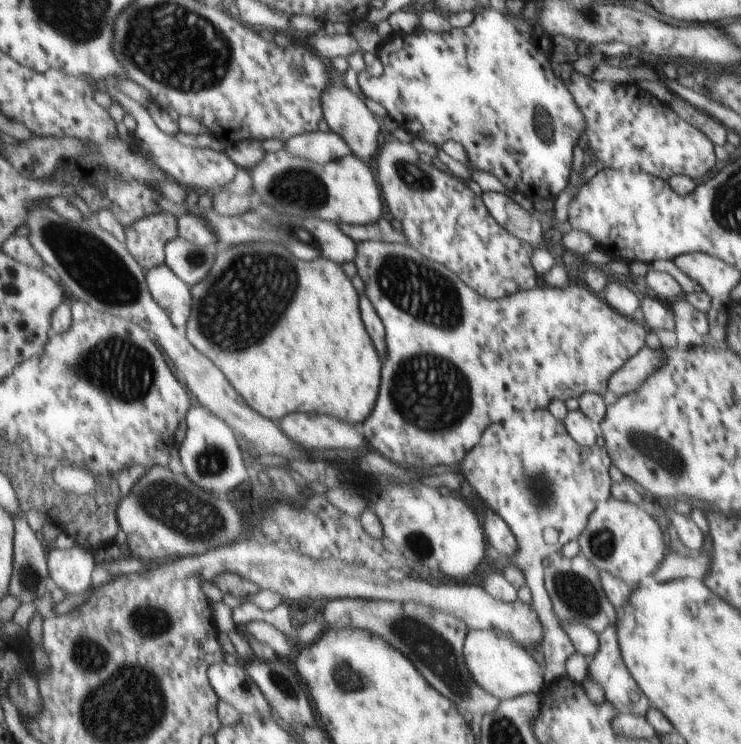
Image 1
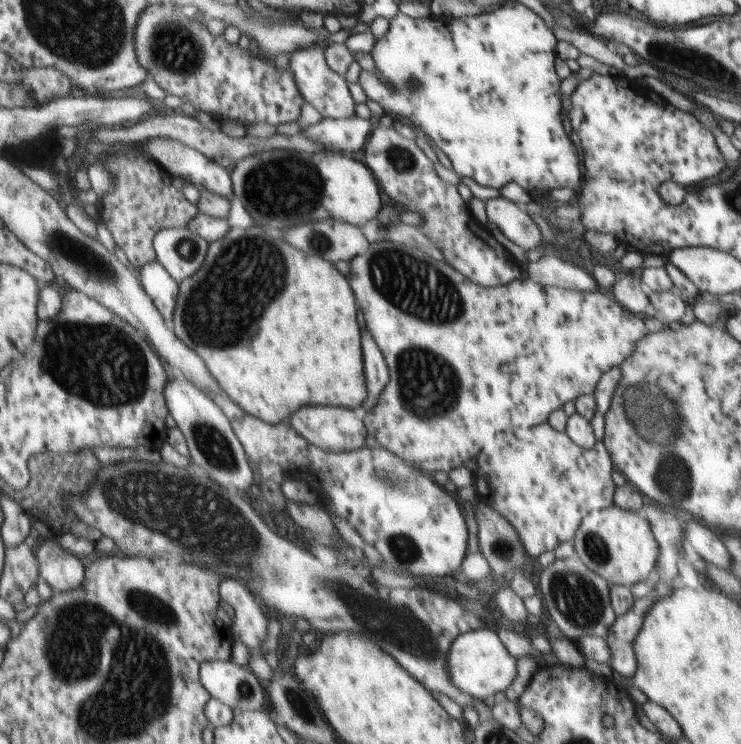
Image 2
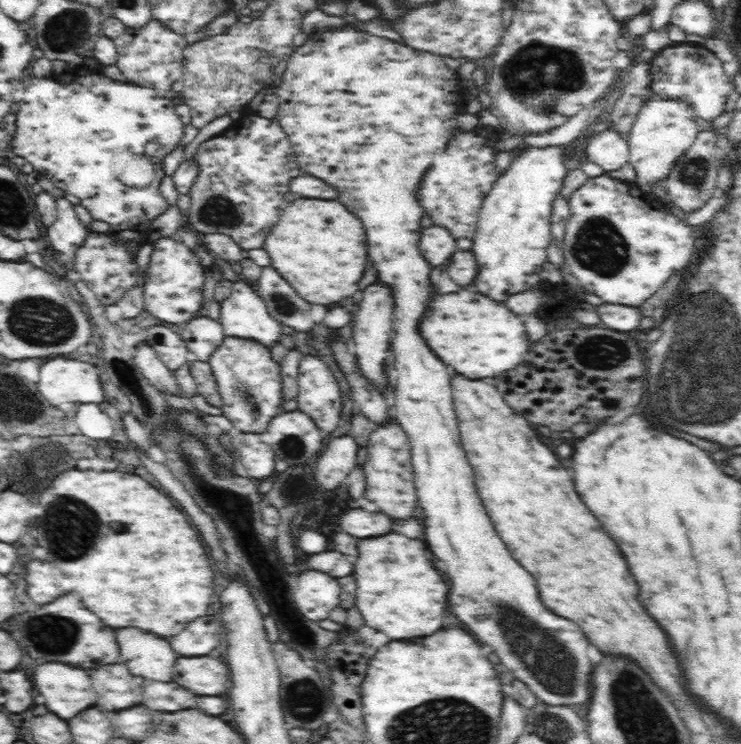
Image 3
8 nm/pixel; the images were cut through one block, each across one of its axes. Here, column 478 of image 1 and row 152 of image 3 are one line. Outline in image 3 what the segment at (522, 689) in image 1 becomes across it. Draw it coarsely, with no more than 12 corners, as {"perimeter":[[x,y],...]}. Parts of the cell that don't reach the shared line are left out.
{"perimeter":[[652,100],[626,135],[646,196],[697,139],[689,104]]}

